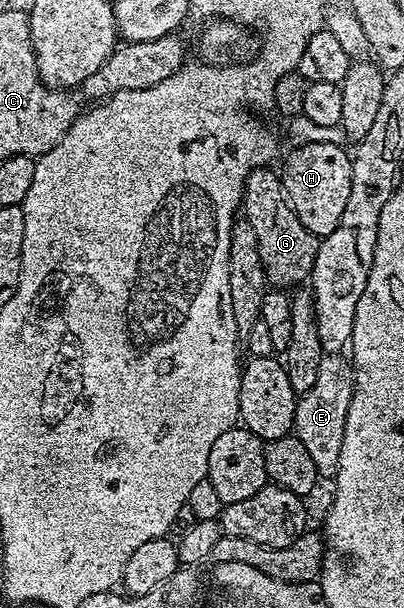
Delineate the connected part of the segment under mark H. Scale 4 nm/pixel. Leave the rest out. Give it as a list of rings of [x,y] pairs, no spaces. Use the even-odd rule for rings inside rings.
[[[315,143],[292,147],[284,159],[282,182],[288,195],[288,204],[294,209],[298,221],[318,237],[334,233],[350,198],[350,177],[352,160],[349,152],[341,145]]]

